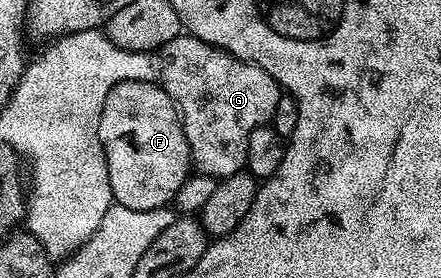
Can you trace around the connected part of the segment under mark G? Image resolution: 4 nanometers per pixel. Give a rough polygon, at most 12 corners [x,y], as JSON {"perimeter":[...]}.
{"perimeter":[[189,34],[160,83],[193,167],[245,169],[248,138],[284,95],[260,66]]}

